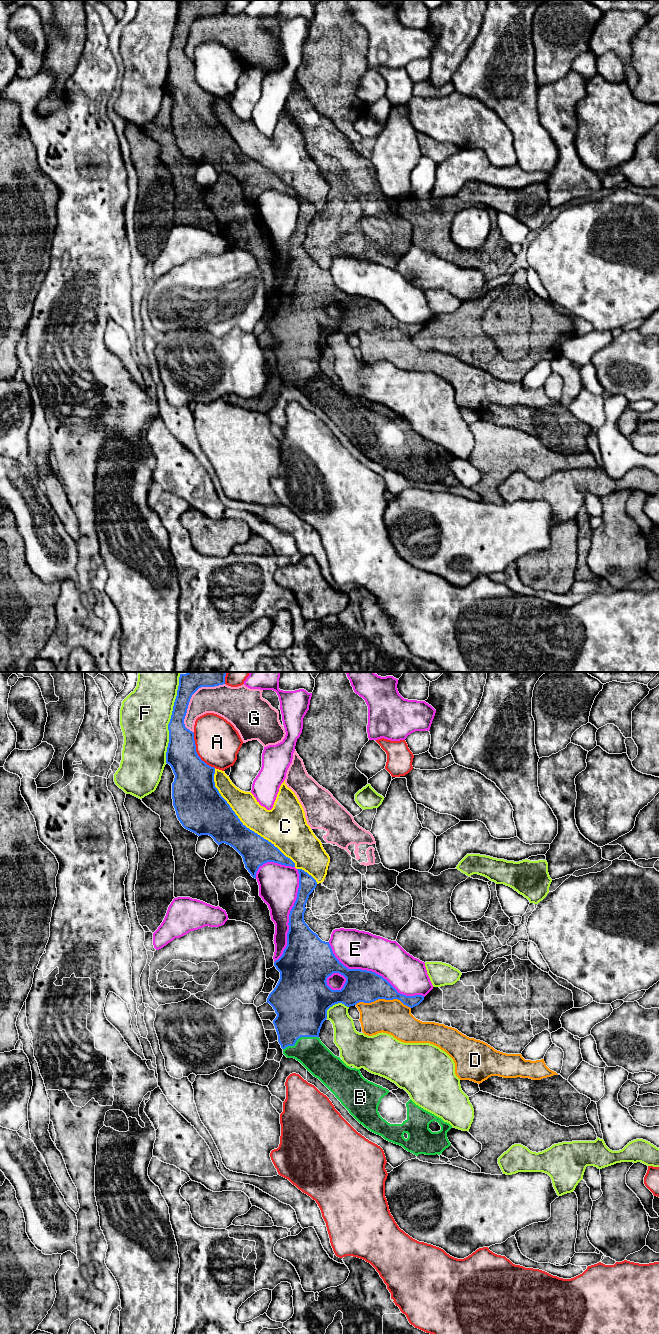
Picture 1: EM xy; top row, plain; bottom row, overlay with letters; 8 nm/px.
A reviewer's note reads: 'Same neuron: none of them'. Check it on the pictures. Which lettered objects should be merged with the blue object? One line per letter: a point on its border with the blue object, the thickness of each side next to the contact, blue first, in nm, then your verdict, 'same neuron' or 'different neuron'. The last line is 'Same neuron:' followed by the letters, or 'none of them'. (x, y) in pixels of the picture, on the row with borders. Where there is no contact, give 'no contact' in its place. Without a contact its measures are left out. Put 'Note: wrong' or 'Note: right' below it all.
A: xy (196, 752) | 320/360 nm | different neuron
B: xy (300, 1037) | 420/240 nm | same neuron
C: xy (242, 823) | 320/260 nm | different neuron
D: xy (383, 998) | 260/280 nm | different neuron
E: xy (373, 972) | 260/320 nm | different neuron
F: xy (171, 718) | 220/400 nm | different neuron
G: xy (191, 696) | 240/240 nm | different neuron
Same neuron: B
Note: wrong

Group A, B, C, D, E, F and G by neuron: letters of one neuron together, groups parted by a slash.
A / B / C / D / E / F / G

